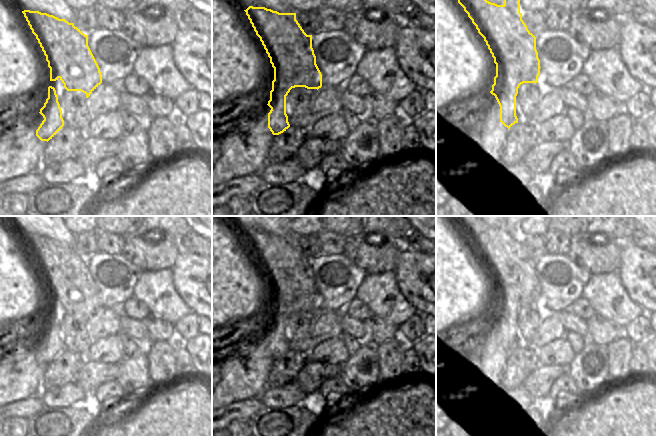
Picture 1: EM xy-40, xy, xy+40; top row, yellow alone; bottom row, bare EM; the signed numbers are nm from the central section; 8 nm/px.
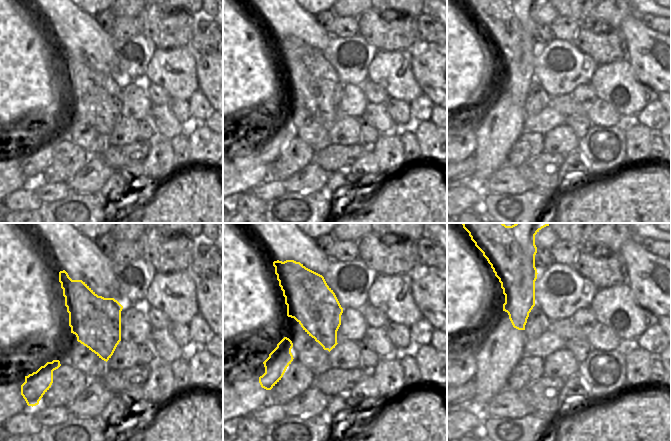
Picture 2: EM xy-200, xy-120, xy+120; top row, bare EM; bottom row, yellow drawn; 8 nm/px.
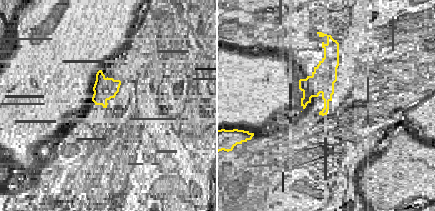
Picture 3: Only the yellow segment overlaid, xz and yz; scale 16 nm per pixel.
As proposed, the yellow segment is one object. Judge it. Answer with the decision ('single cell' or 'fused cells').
fused cells

